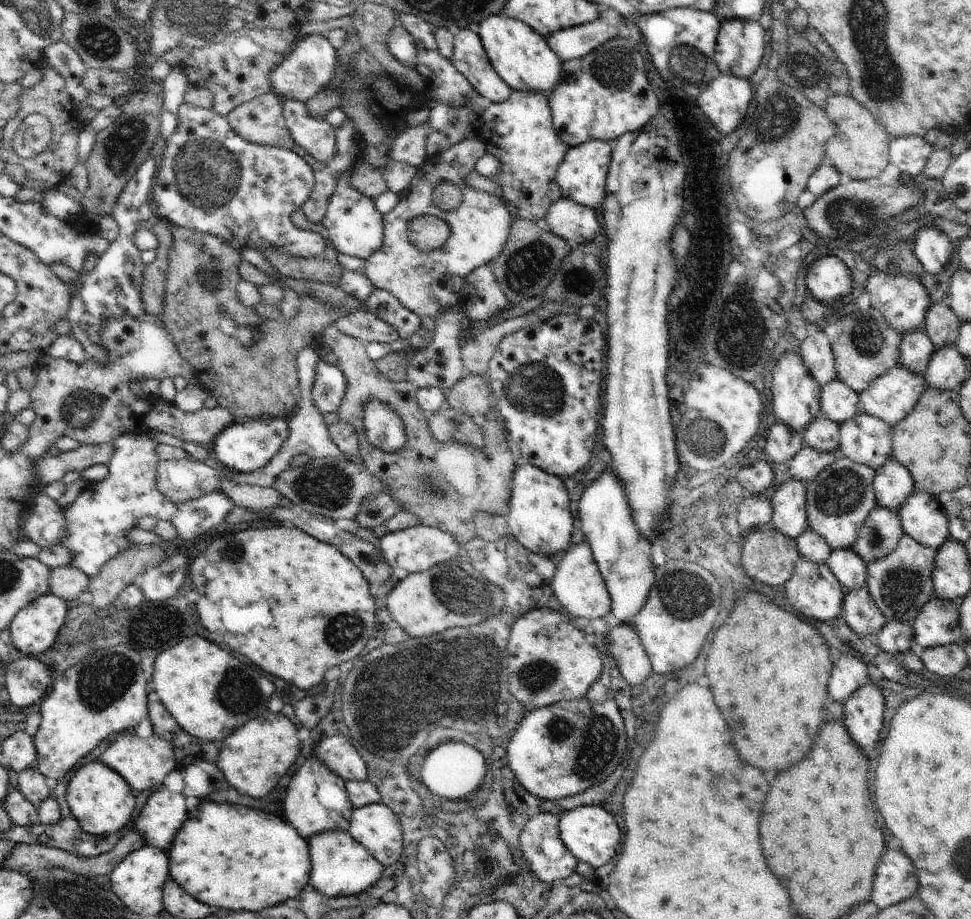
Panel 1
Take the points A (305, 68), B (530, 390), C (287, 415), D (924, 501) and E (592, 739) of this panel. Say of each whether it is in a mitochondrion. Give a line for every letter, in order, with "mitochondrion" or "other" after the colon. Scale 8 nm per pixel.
A: mitochondrion
B: mitochondrion
C: other
D: other
E: mitochondrion

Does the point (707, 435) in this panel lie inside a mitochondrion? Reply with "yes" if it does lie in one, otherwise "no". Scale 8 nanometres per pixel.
yes

